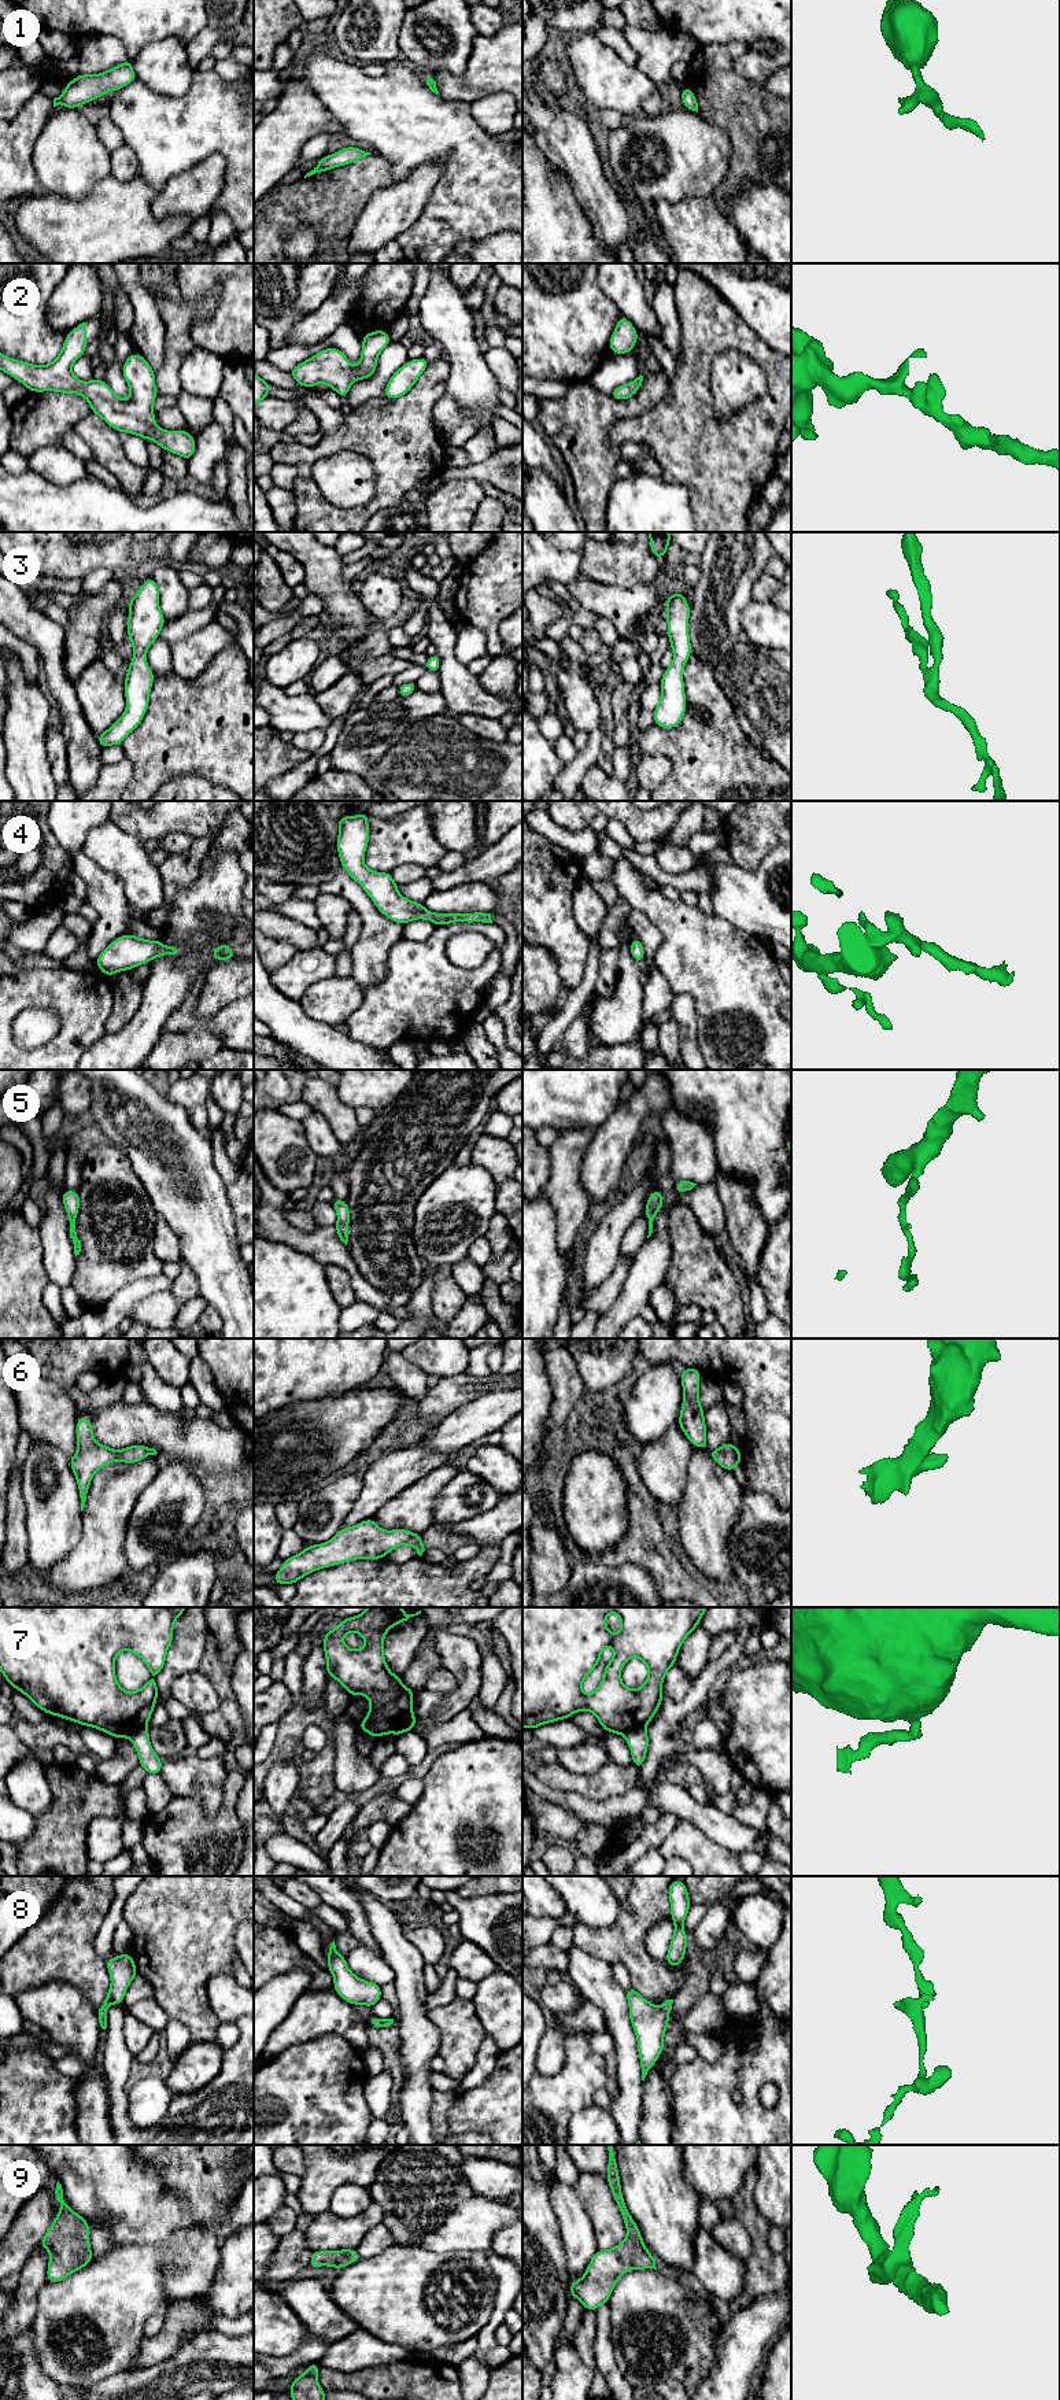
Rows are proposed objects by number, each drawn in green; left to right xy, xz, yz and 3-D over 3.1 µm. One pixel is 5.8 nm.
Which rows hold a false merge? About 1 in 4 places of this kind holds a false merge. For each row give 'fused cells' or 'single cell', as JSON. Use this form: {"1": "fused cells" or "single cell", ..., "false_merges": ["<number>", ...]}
{"1": "single cell", "2": "single cell", "3": "single cell", "4": "single cell", "5": "single cell", "6": "single cell", "7": "fused cells", "8": "single cell", "9": "single cell", "false_merges": ["7"]}

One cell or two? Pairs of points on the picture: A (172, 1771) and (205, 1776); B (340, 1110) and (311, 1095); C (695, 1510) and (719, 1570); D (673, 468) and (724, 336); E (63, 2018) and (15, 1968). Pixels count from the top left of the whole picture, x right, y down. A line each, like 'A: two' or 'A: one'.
A: one
B: one
C: one
D: one
E: two

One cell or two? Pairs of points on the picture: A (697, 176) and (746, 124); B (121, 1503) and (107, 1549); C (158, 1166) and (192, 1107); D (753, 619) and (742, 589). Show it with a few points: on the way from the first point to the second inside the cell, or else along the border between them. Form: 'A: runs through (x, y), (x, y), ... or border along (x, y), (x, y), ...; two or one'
A: border along (713, 124), (726, 133), (731, 146), (727, 173); two
B: runs through (110, 1514), (107, 1517), (107, 1538); one
C: border along (163, 1095), (176, 1101), (188, 1119), (205, 1133); two
D: border along (752, 600), (742, 612), (742, 630); two

